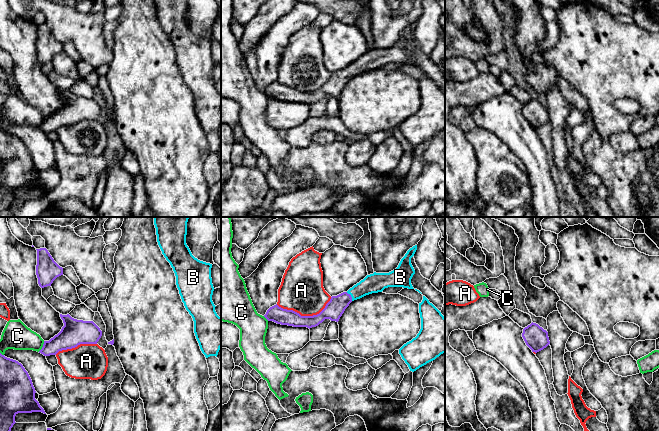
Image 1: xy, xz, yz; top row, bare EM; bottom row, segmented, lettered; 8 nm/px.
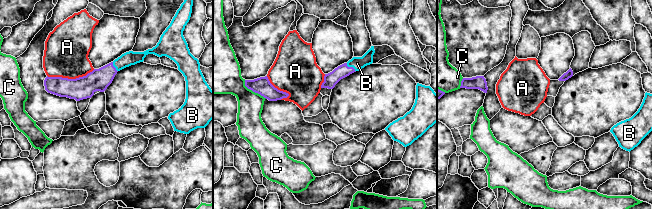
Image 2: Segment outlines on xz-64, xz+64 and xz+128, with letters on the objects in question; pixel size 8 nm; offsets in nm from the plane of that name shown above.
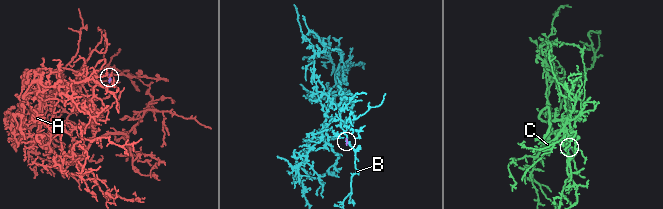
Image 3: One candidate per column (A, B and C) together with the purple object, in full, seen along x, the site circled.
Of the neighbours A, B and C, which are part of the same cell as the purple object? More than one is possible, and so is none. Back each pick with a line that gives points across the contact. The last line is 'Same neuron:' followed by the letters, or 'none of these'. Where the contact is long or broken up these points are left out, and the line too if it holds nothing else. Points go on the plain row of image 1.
B: across xz (334, 85), (345, 74), (350, 72), (371, 59), (377, 58)
Same neuron: B

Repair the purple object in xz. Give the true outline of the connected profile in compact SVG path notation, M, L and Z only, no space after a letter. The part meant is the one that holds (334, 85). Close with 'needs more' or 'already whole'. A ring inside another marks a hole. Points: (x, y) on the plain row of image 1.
M417 21L410 24L401 35L398 43L389 49L376 49L367 51L363 56L337 72L332 72L325 84L317 91L301 92L293 86L279 83L277 80L270 83L264 93L268 97L293 103L312 104L318 102L325 95L338 98L349 80L357 75L372 69L382 68L388 63L403 63L414 65L411 55L415 46L411 34L417 26Z; needs more

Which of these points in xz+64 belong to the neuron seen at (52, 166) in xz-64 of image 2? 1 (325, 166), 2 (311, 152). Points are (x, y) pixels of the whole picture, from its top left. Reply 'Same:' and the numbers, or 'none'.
Same: 1, 2

